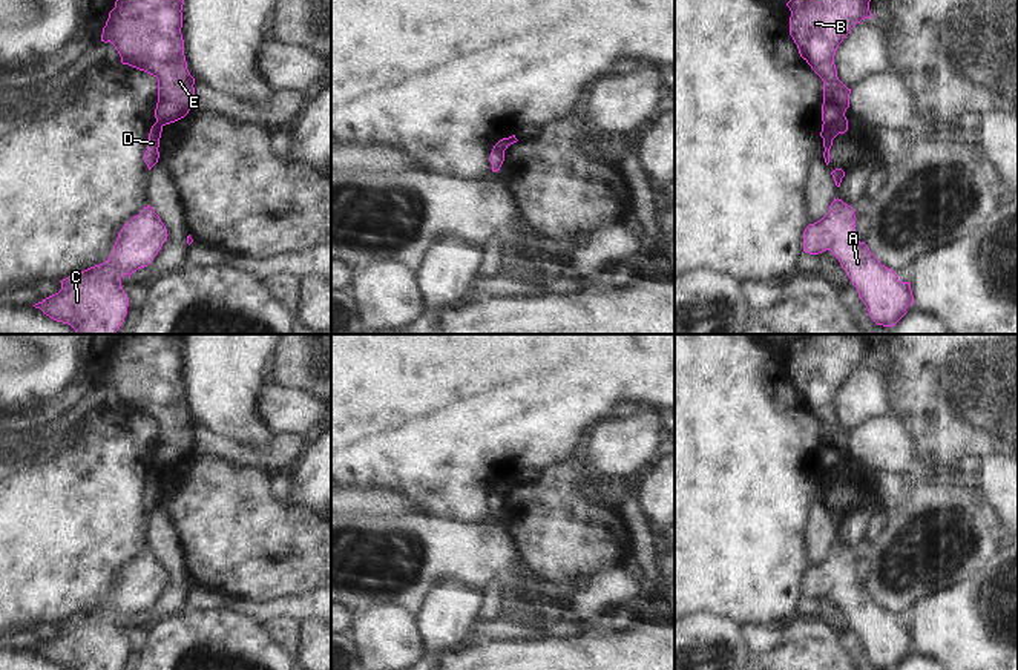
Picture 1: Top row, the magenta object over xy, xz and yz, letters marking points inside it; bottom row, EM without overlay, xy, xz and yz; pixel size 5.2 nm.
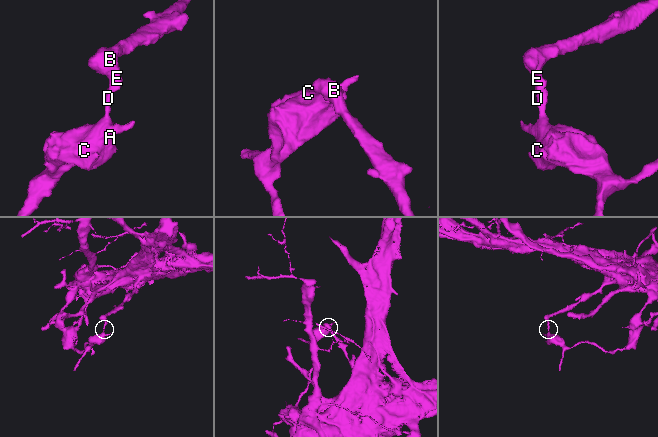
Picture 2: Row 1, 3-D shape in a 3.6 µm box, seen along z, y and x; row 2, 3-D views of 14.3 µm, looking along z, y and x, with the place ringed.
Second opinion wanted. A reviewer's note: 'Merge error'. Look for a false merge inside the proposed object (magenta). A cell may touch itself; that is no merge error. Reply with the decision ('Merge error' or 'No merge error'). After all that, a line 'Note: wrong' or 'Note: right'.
Merge error
Note: right

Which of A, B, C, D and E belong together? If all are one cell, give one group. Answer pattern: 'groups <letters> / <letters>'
groups A C D / B E

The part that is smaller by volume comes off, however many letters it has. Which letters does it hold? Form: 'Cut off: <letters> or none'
Cut off: A, C, D

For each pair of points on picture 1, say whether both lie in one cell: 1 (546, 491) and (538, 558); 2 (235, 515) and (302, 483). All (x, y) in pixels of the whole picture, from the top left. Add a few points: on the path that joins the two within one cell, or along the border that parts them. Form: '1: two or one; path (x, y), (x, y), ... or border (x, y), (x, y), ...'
1: one; path (546, 508), (546, 541)
2: two; border (292, 505), (302, 506), (315, 514)

